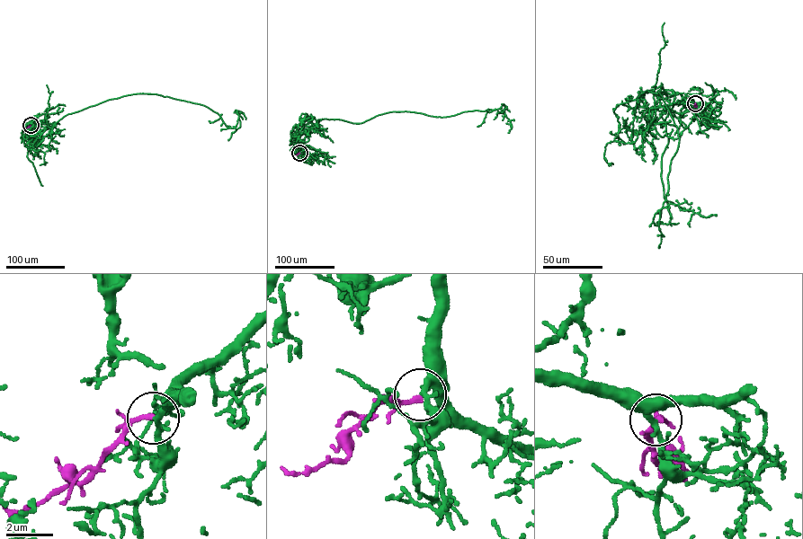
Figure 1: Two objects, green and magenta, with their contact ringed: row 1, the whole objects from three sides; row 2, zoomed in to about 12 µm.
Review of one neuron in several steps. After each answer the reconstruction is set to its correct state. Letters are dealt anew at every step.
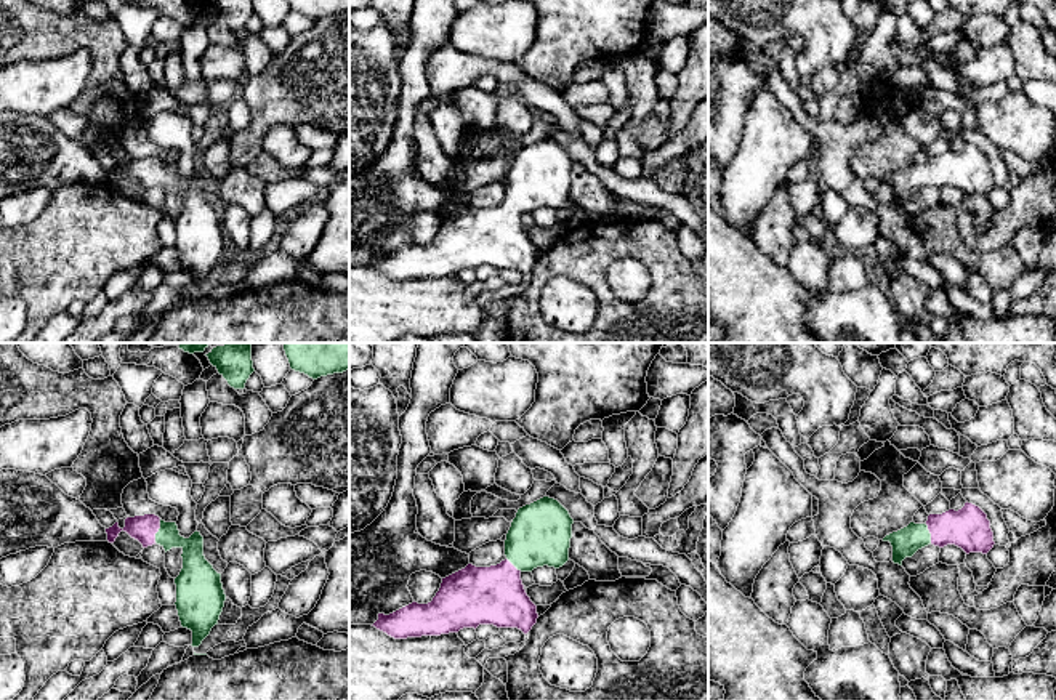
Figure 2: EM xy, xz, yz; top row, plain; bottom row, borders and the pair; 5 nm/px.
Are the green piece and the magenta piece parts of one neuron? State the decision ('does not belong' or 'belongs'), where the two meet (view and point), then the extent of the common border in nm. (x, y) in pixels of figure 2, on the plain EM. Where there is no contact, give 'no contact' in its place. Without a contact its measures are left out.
belongs; contact xy (159, 172); length 120 nm

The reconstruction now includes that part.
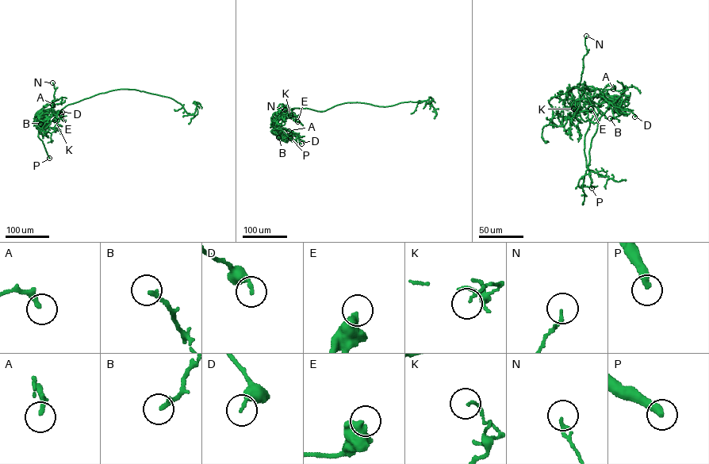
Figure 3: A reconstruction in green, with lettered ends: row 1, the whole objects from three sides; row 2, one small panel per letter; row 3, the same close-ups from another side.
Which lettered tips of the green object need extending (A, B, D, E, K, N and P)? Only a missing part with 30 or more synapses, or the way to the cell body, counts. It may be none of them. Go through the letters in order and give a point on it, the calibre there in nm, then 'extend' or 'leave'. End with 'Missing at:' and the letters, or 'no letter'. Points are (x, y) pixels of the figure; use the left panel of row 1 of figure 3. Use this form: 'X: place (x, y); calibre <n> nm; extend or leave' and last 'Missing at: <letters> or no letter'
A: place (52, 105); calibre 240 nm; leave
B: place (40, 124); calibre 200 nm; leave
D: place (62, 112); calibre 300 nm; leave
E: place (61, 115); calibre 550 nm; leave
K: place (55, 120); calibre 110 nm; leave
N: place (52, 82); calibre 100 nm; leave
P: place (49, 158); calibre 360 nm; extend
Missing at: P

